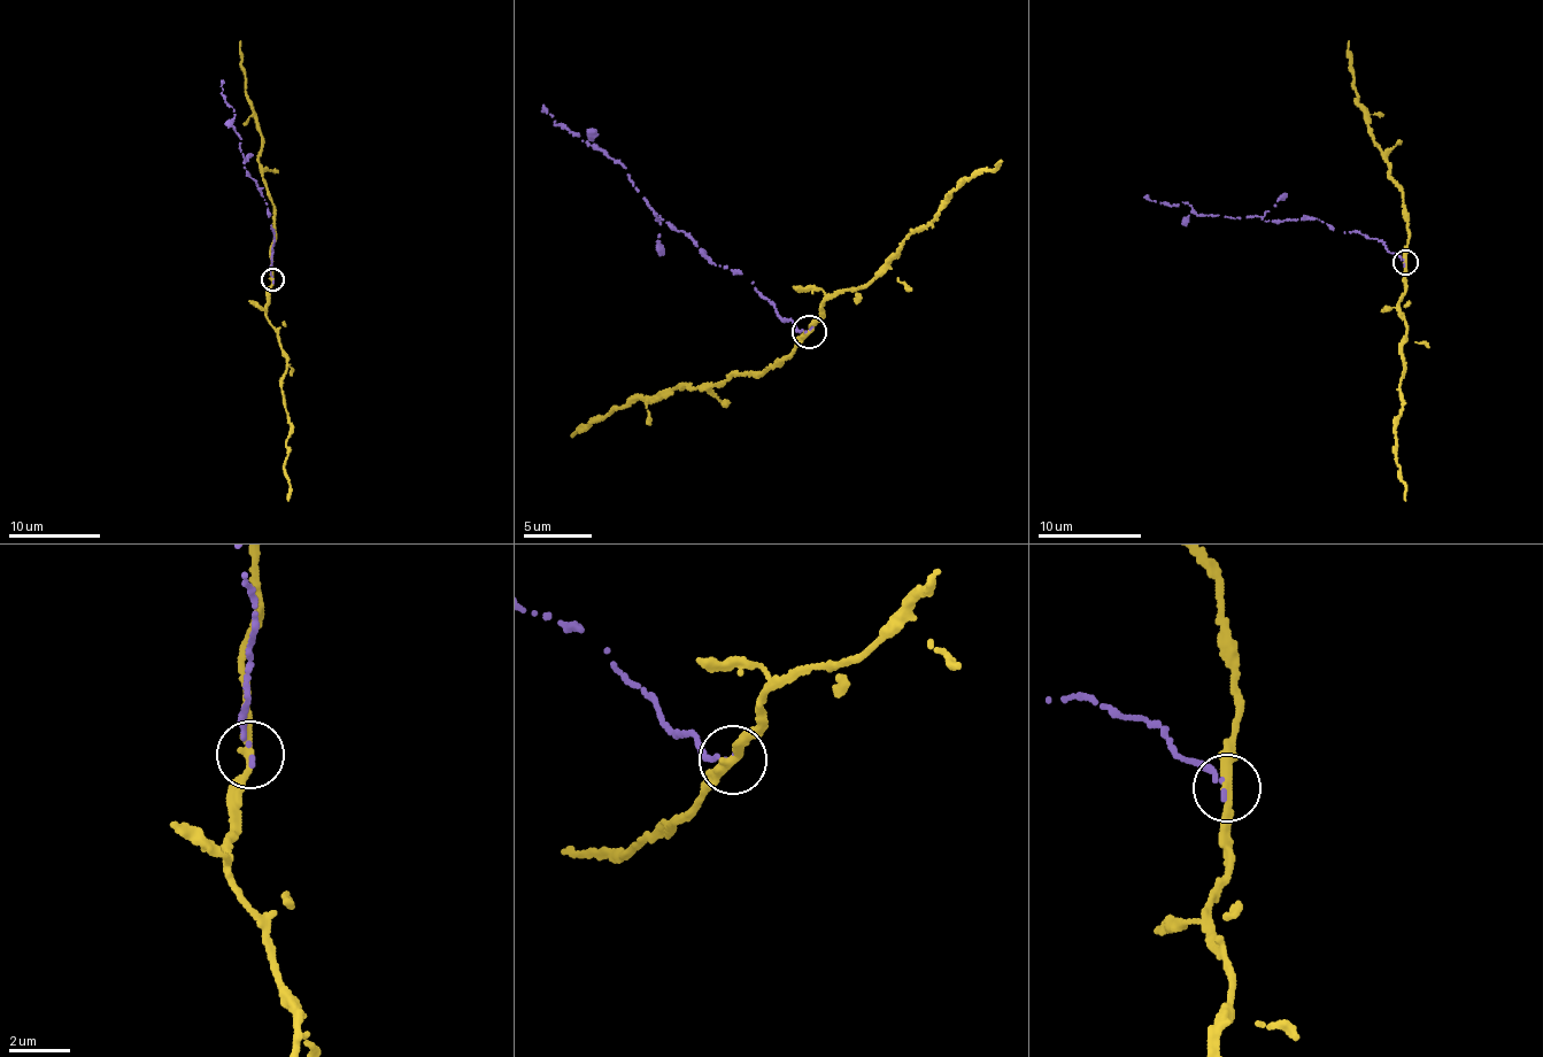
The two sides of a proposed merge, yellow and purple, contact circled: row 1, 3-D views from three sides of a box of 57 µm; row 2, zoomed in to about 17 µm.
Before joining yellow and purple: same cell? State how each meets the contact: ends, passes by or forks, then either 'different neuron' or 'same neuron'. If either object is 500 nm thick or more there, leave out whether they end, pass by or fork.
yellow passes by; purple ends there; different neuron

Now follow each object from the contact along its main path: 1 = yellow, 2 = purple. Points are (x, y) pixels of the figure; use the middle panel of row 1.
1: (808, 332), (825, 315), (823, 305), (827, 296), (865, 285), (933, 220), (966, 178), (993, 169), (1001, 161)
2: (809, 328), (802, 332), (781, 316), (741, 272), (716, 264), (653, 210), (625, 169), (541, 107)

